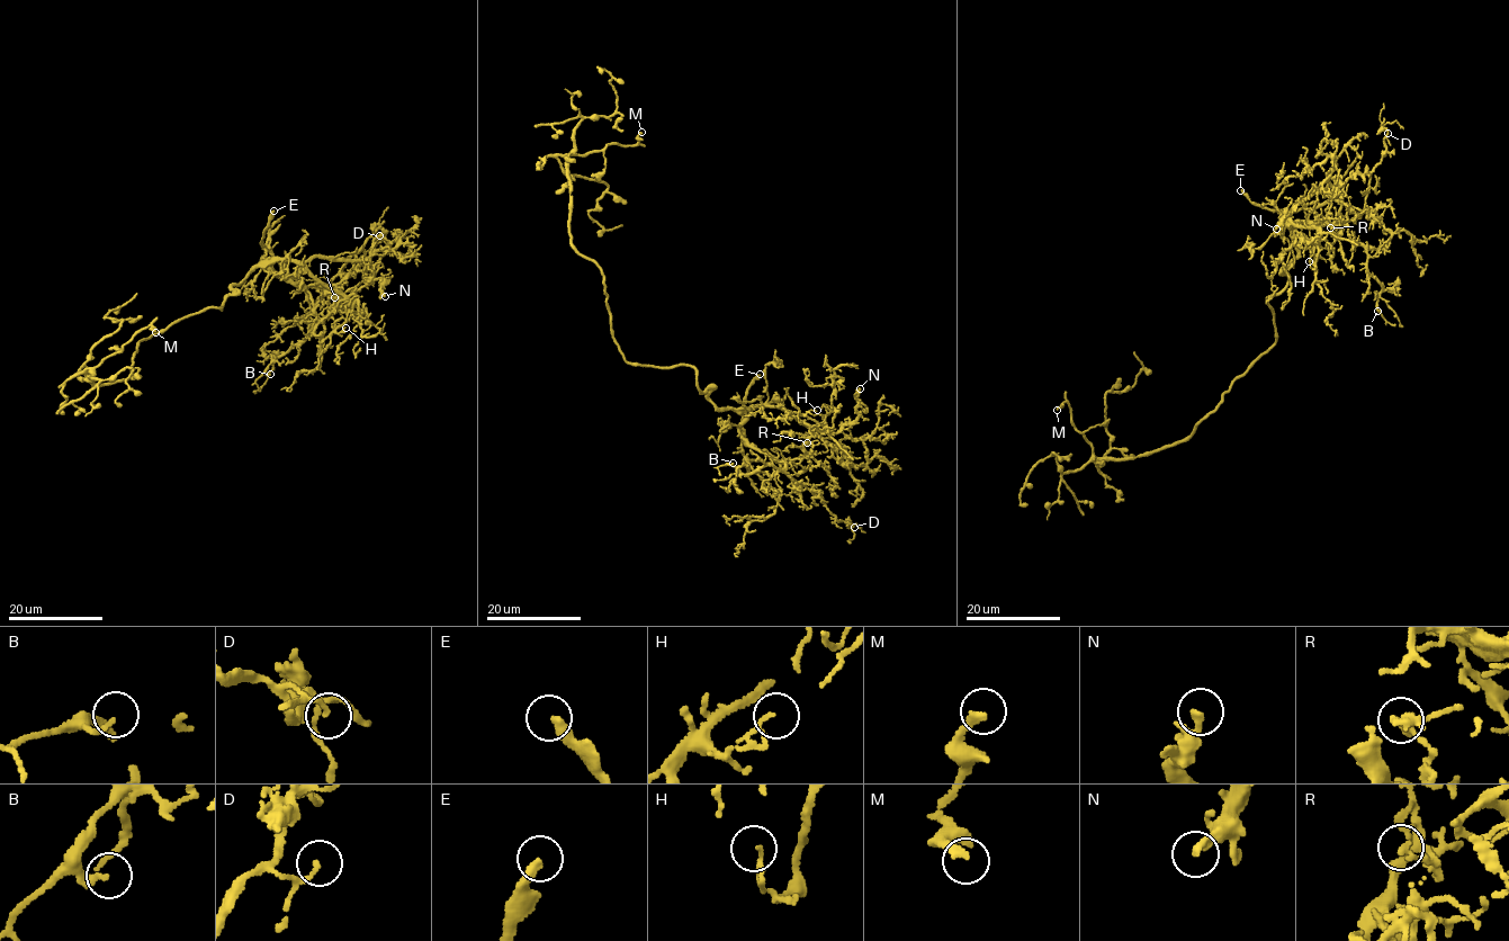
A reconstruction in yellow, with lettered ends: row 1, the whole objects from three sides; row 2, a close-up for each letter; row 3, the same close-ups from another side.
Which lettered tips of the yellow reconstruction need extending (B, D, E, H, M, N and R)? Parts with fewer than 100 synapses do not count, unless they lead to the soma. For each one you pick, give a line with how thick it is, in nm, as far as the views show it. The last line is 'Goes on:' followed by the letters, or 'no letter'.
E: 340 nm
Goes on: E

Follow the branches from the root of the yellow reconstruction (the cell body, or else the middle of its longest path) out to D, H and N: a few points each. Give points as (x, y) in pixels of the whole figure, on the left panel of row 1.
D: (154, 333), (221, 310), (232, 286), (267, 259), (262, 265), (293, 281), (322, 287), (379, 235)
H: (154, 333), (221, 310), (232, 286), (280, 260), (298, 260), (335, 288), (347, 314), (335, 331), (346, 328)
N: (154, 333), (208, 308), (221, 310), (232, 286), (280, 260), (298, 260), (347, 295), (380, 278), (385, 296)

